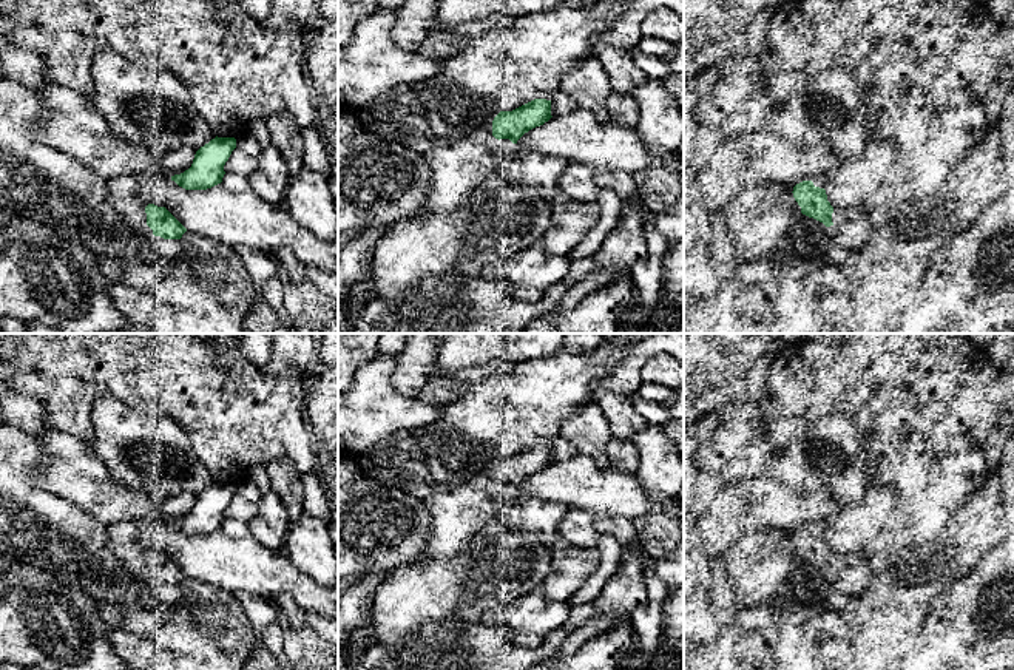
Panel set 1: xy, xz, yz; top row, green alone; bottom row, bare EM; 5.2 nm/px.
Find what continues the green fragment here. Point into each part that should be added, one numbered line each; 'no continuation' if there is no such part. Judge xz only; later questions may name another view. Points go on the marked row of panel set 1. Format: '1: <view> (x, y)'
1: xz (457, 169)

